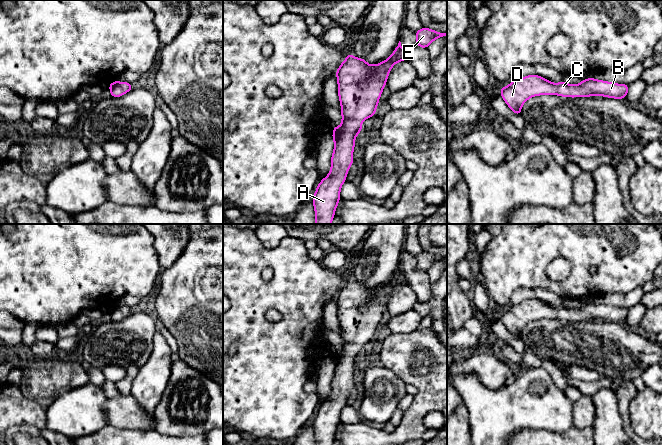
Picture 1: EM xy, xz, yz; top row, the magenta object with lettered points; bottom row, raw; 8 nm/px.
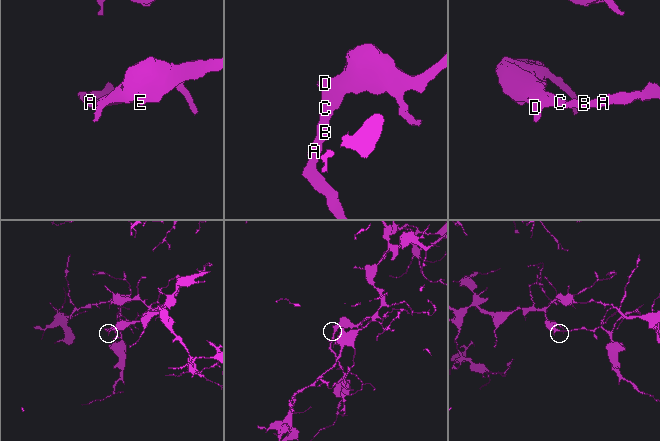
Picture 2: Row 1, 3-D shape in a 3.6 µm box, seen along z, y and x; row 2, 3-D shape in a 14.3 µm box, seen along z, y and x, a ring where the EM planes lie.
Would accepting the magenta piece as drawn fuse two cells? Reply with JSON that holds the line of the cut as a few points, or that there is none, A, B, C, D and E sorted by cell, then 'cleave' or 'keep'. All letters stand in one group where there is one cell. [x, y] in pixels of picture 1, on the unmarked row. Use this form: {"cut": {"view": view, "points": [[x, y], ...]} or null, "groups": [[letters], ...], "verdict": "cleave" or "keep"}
{"cut": null, "groups": [["A", "B", "C", "D", "E"]], "verdict": "keep"}

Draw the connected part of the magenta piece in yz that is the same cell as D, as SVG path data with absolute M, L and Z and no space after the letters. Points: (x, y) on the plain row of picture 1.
M528 299L519 304L513 304L508 310L499 313L503 324L517 339L521 339L522 329L531 321L539 319L559 319L562 321L603 321L624 323L629 309L616 308L603 304L587 302L577 309L567 306L552 307L538 299Z

